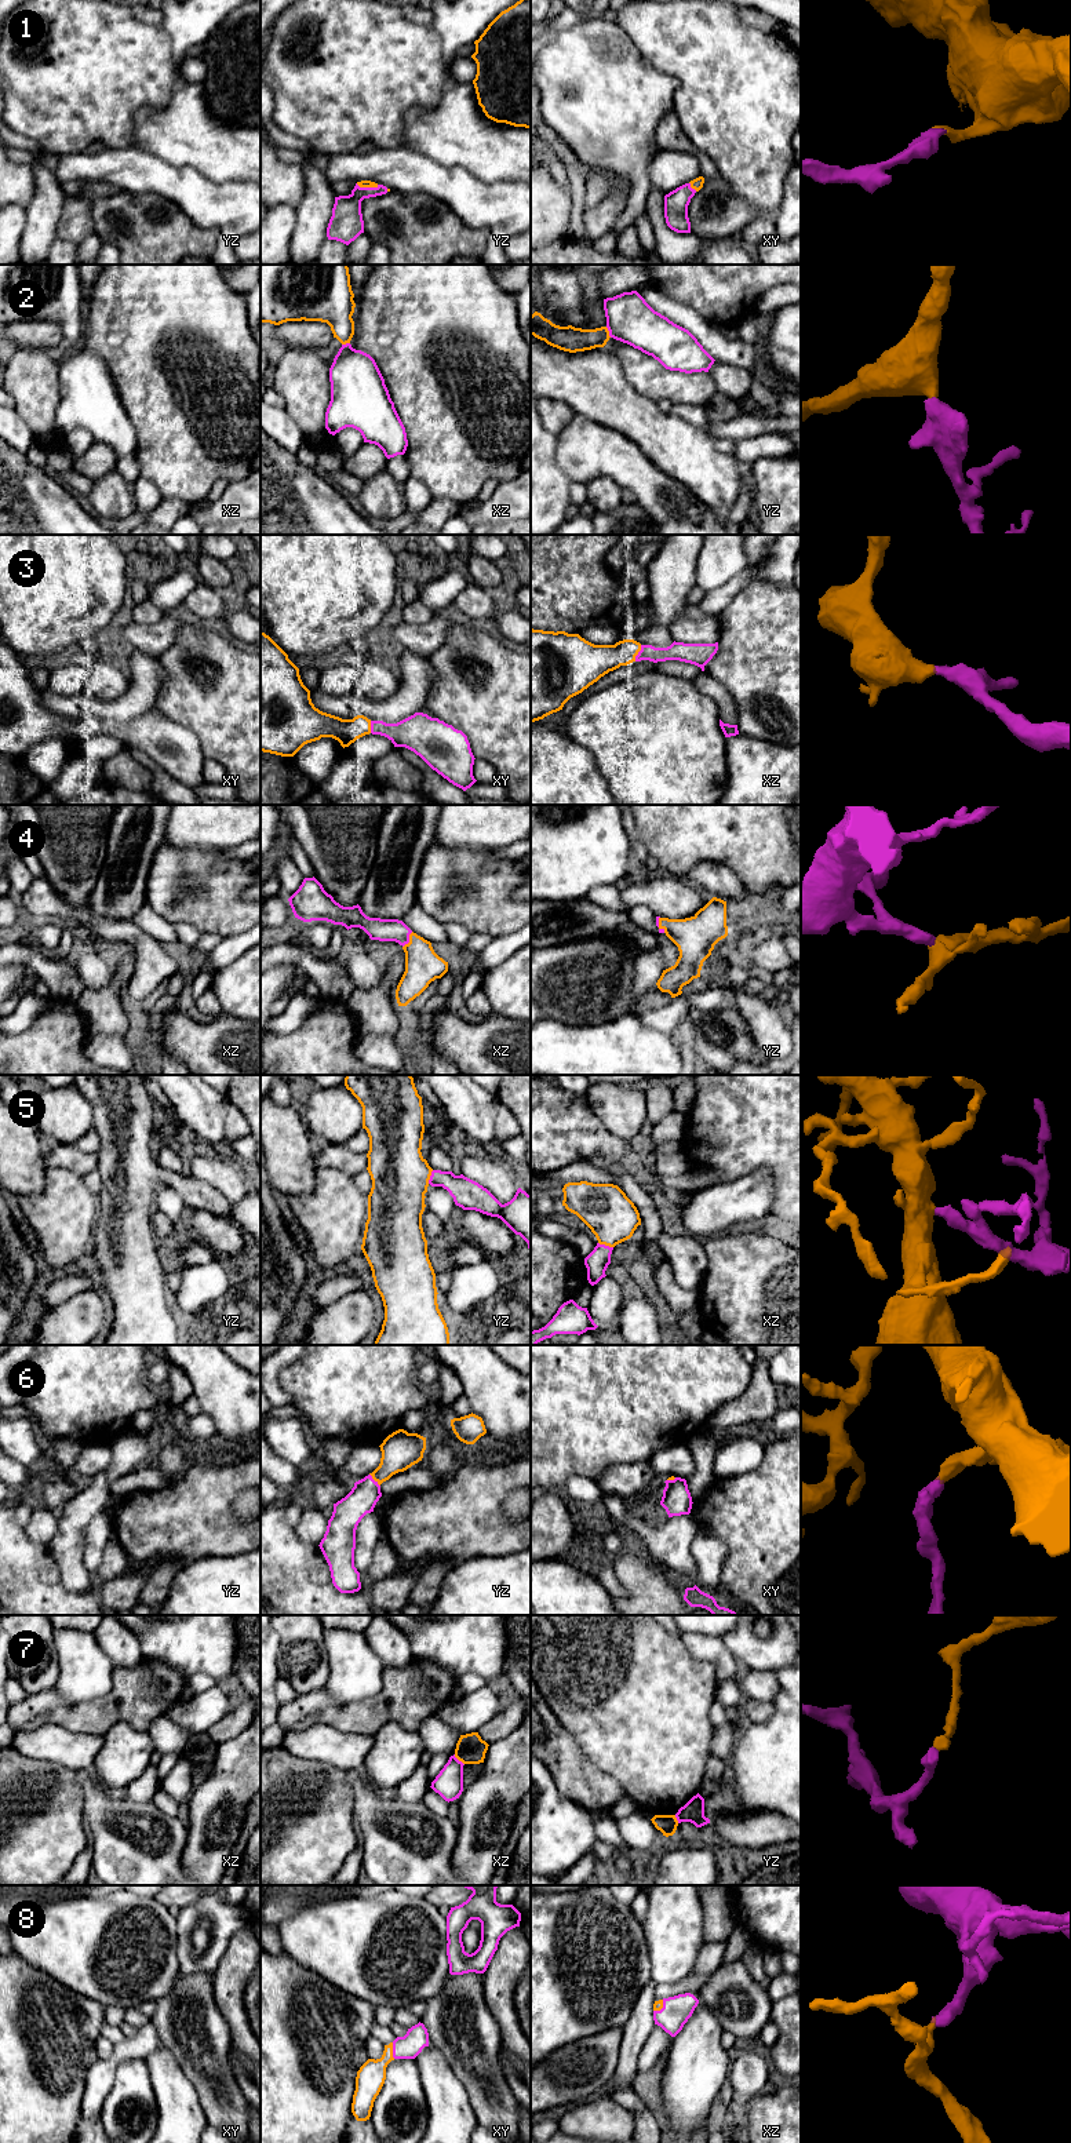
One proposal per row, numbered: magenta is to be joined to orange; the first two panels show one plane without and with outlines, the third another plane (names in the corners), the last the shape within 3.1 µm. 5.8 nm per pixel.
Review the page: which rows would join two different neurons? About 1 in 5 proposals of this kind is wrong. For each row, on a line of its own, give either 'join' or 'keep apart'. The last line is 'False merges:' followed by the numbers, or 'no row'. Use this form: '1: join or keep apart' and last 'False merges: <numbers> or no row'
1: join
2: join
3: join
4: join
5: join
6: join
7: keep apart
8: join
False merges: 7

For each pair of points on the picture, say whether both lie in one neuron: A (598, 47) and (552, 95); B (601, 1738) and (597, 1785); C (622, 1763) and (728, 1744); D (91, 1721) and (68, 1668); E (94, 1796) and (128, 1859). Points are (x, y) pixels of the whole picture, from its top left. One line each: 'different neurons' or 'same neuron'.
A: same neuron
B: different neurons
C: different neurons
D: different neurons
E: same neuron

